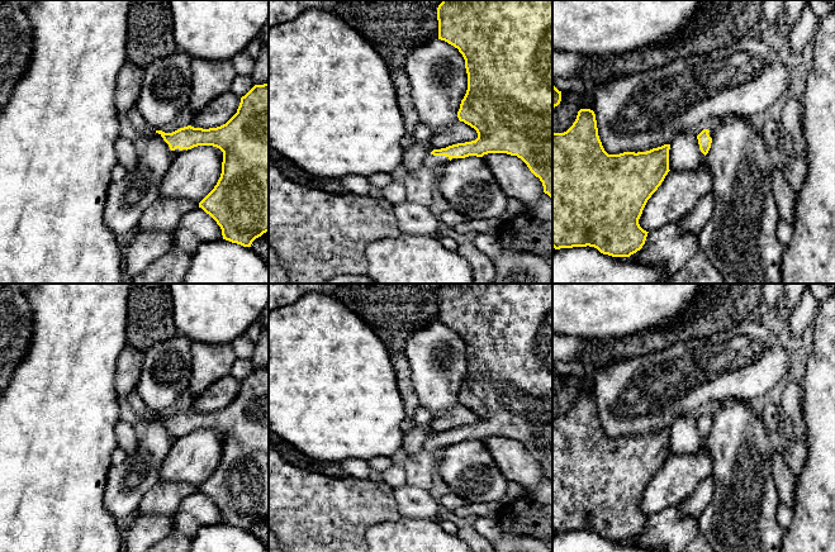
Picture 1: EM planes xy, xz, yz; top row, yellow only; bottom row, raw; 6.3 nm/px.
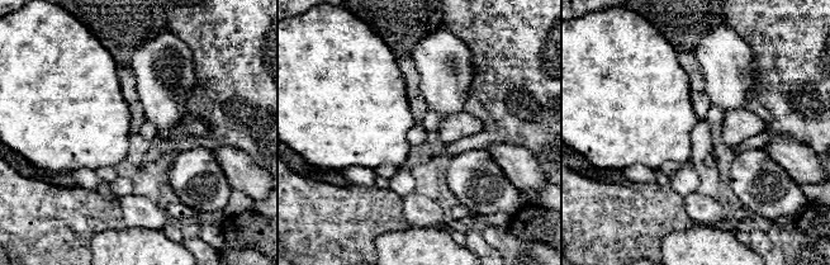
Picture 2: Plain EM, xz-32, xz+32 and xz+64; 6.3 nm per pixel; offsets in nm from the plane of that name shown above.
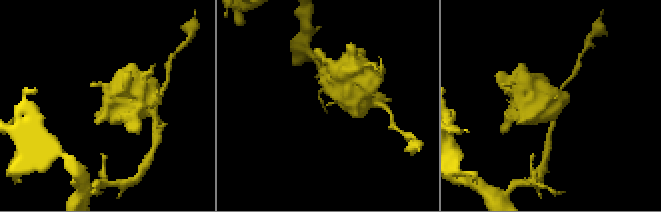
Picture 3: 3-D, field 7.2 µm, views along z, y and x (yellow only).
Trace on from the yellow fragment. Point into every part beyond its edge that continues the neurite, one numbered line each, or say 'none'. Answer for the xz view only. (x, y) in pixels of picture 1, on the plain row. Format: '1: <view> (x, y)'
1: xz (430, 445)

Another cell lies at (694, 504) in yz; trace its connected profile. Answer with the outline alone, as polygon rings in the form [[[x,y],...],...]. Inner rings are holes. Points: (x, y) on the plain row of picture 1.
[[[712,476],[702,480],[693,492],[679,505],[683,514],[698,519],[713,496],[713,489],[715,481]]]

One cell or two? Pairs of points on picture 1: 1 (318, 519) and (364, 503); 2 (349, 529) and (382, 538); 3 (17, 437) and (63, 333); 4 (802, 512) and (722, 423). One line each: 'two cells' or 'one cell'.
1: one cell
2: two cells
3: one cell
4: two cells

